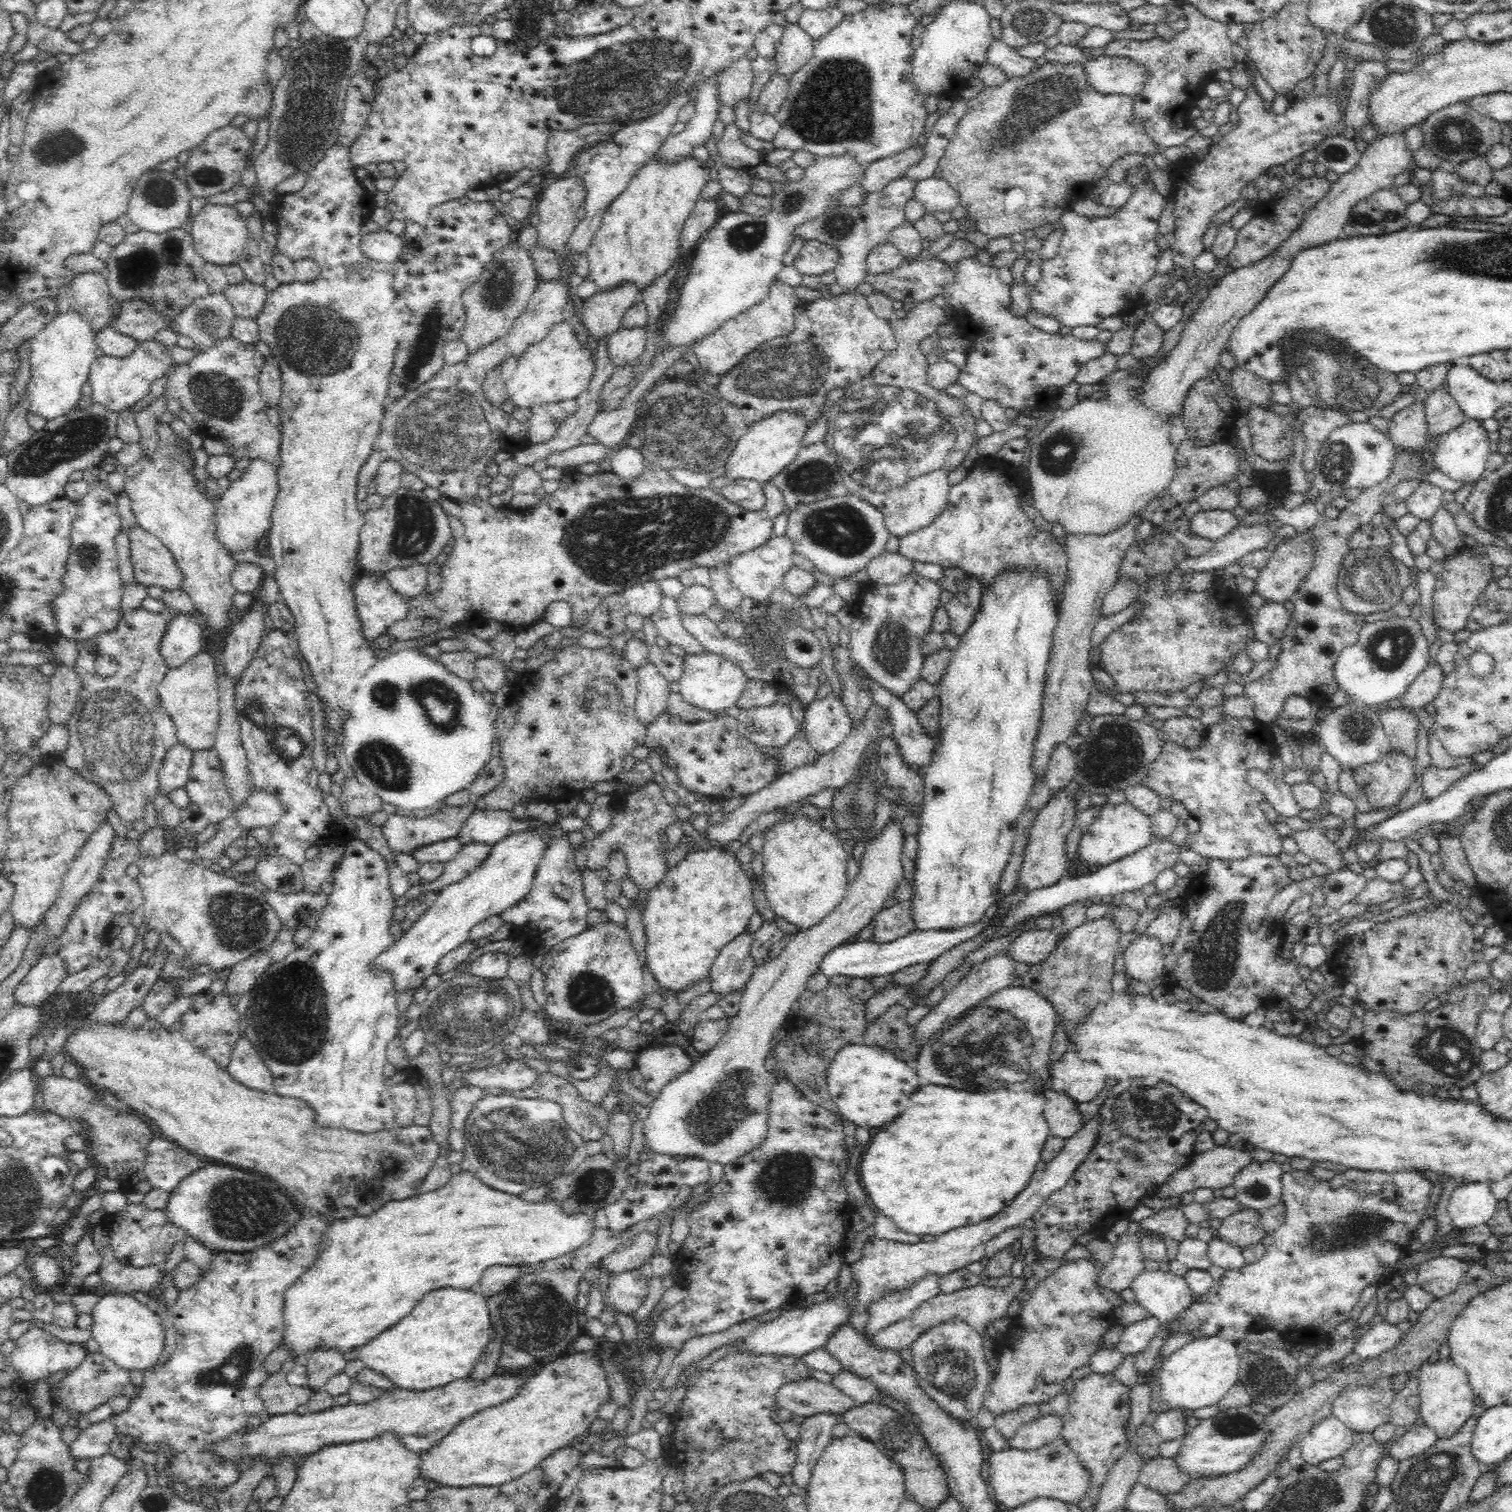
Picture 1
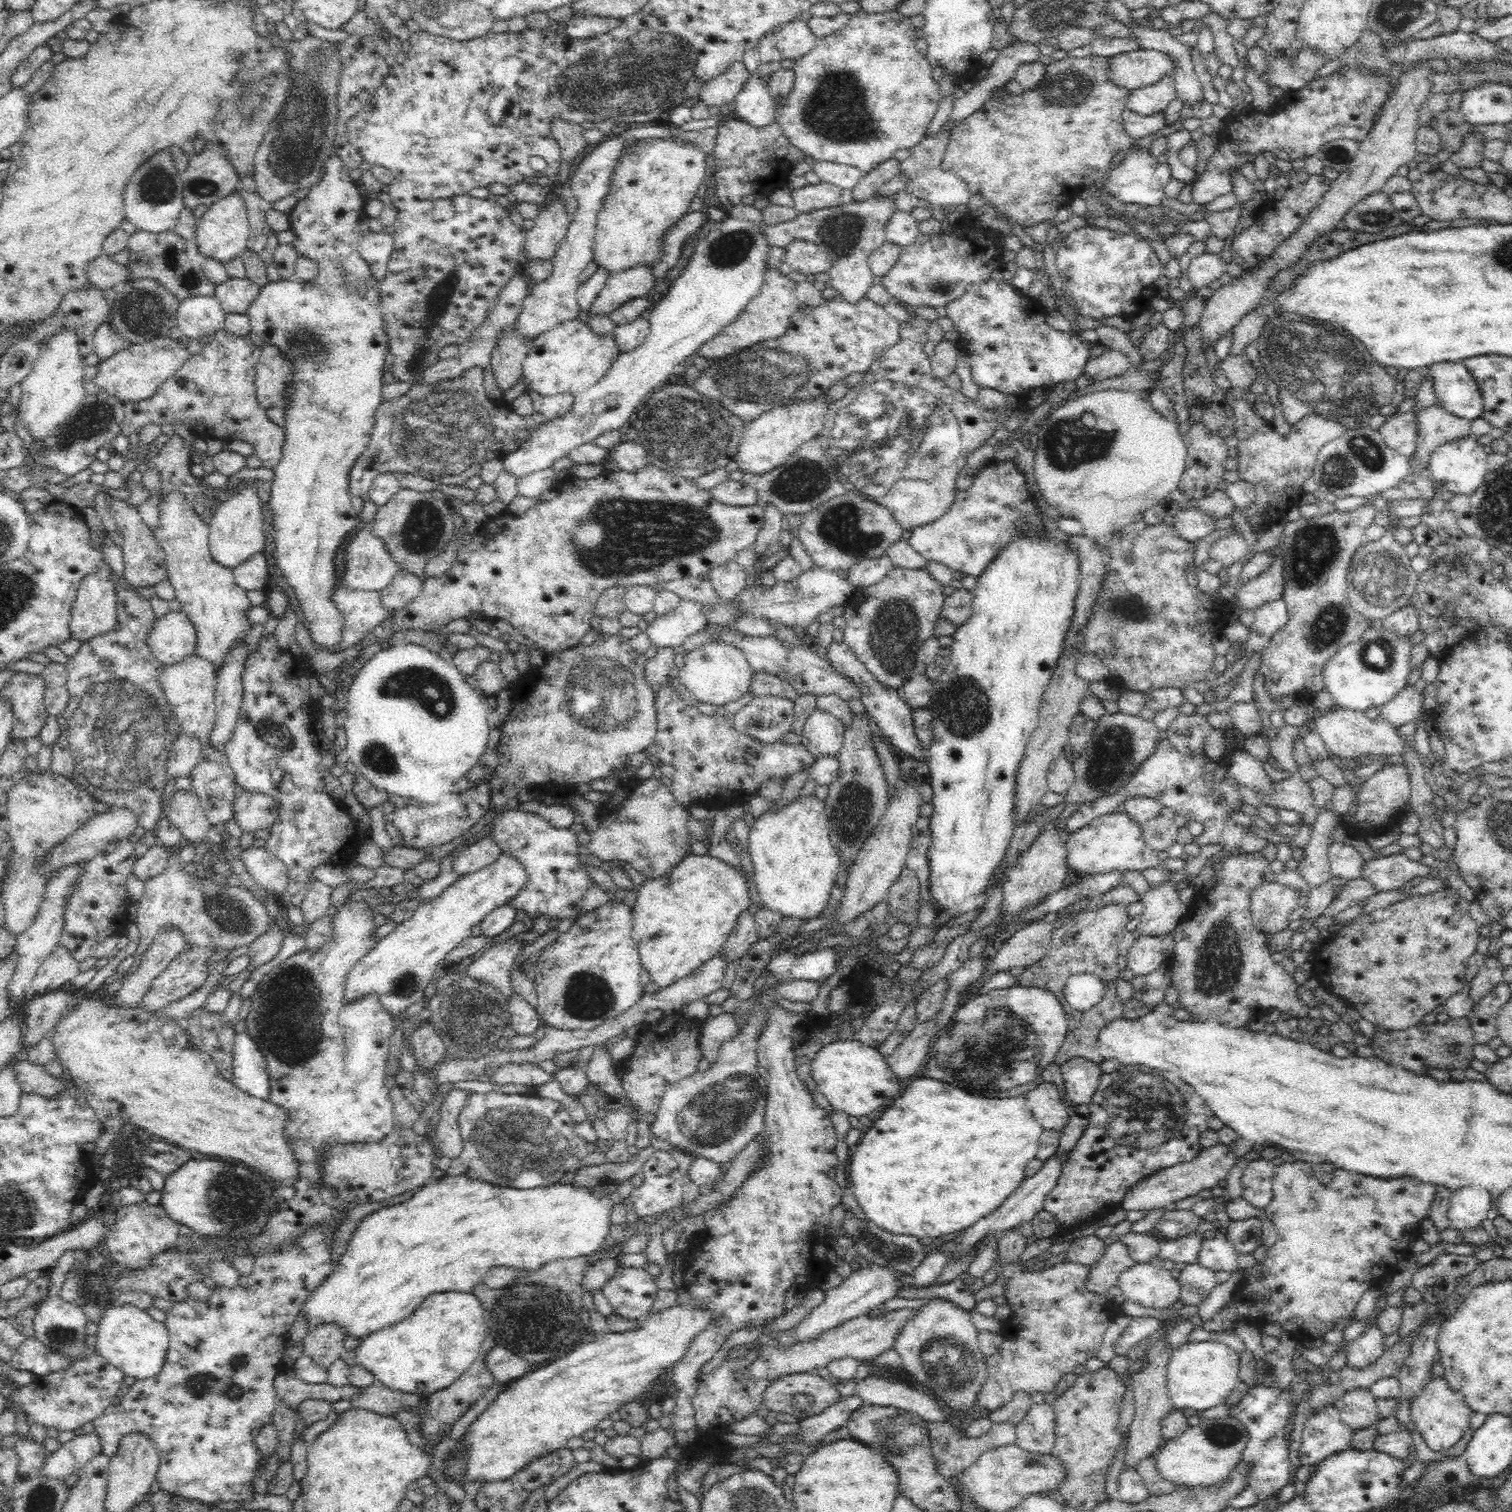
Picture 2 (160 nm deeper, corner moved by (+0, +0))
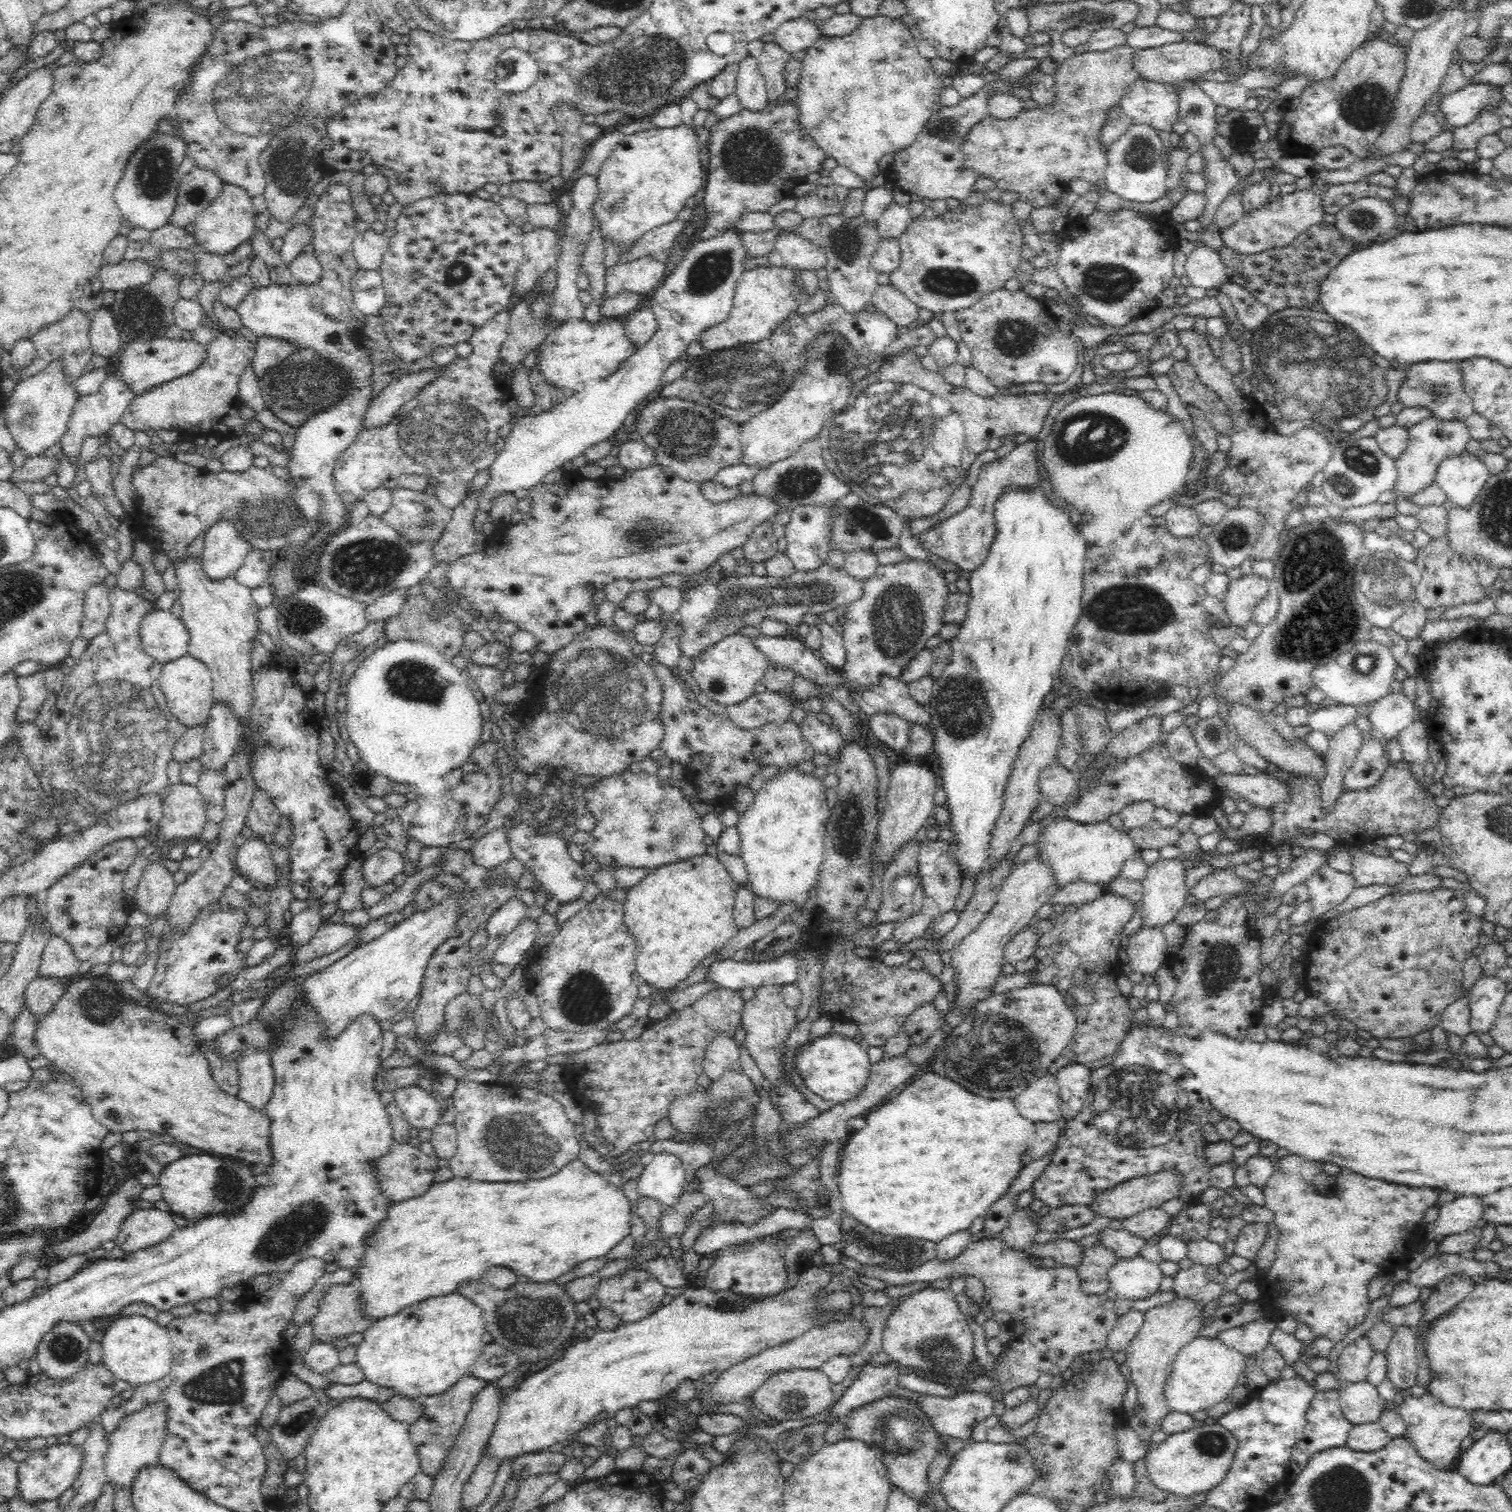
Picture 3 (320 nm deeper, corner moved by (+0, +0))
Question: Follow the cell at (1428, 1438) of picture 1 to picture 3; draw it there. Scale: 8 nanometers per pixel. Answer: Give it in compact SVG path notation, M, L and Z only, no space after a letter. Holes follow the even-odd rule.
M1376 1421L1352 1425L1345 1446L1358 1452L1374 1452L1384 1448L1391 1440L1392 1437Z

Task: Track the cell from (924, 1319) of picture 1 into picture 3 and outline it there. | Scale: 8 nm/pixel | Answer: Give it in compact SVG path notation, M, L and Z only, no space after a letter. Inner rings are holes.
M856 1317L842 1320L842 1322L814 1326L814 1328L810 1328L810 1331L804 1333L798 1339L775 1348L762 1350L762 1352L758 1352L758 1354L731 1366L728 1370L722 1371L716 1382L710 1384L713 1400L723 1402L723 1404L746 1402L747 1396L753 1394L773 1374L791 1368L820 1369L822 1363L832 1357L838 1355L849 1356L858 1352L870 1334L864 1321L856 1319Z

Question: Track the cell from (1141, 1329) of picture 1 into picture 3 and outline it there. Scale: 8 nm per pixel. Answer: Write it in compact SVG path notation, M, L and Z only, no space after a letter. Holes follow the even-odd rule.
M1130 1309L1117 1318L1114 1328L1108 1333L1106 1347L1112 1352L1124 1351L1137 1336L1144 1322L1144 1312Z

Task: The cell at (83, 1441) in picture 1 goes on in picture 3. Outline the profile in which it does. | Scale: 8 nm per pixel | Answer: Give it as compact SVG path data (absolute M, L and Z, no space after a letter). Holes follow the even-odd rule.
M57 1443L52 1446L35 1449L25 1460L19 1462L17 1468L18 1492L25 1502L44 1502L58 1499L64 1490L72 1487L81 1471L83 1447L72 1446L70 1443Z

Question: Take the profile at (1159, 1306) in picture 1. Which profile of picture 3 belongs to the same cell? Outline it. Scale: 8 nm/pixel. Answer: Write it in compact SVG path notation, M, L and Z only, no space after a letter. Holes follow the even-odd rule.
M1138 1255L1129 1259L1118 1259L1107 1272L1109 1288L1119 1298L1130 1300L1144 1299L1155 1294L1162 1277L1158 1263Z

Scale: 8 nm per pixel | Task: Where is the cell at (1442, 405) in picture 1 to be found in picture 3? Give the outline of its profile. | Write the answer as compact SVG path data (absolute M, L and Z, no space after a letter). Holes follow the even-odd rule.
M1434 416L1424 418L1422 422L1414 424L1407 431L1409 443L1406 450L1395 460L1397 479L1393 486L1396 496L1404 498L1406 502L1410 496L1418 494L1420 490L1428 488L1432 482L1435 482L1435 472L1440 462L1450 456L1460 456L1466 451L1466 444L1471 439L1465 421L1436 420Z

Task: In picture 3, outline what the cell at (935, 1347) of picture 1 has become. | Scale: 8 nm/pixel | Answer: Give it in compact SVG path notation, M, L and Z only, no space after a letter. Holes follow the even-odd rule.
M925 1288L910 1293L908 1298L899 1298L899 1303L886 1319L882 1334L882 1351L886 1352L893 1361L906 1368L916 1368L926 1373L936 1373L946 1378L958 1376L958 1380L970 1380L970 1376L978 1376L970 1364L974 1364L974 1338L967 1317L958 1309L954 1296L946 1290Z

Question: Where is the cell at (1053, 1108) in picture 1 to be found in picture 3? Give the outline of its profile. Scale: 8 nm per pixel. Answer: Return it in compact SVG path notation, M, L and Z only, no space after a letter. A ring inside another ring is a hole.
M1047 1073L1035 1080L1013 1102L1018 1113L1033 1123L1048 1124L1063 1118L1058 1082L1054 1074Z

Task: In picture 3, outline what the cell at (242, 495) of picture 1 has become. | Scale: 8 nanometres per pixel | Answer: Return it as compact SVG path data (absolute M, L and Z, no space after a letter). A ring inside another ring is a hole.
M220 518L205 532L201 563L206 577L214 582L233 577L251 548L227 518Z

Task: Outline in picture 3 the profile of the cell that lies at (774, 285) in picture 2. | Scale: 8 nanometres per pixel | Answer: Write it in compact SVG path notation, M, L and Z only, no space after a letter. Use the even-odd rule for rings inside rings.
M765 265L744 271L734 287L734 298L730 314L726 320L704 329L698 341L705 351L729 349L746 343L765 339L782 321L790 318L800 305L800 300L792 297L796 288L794 272L787 266Z

